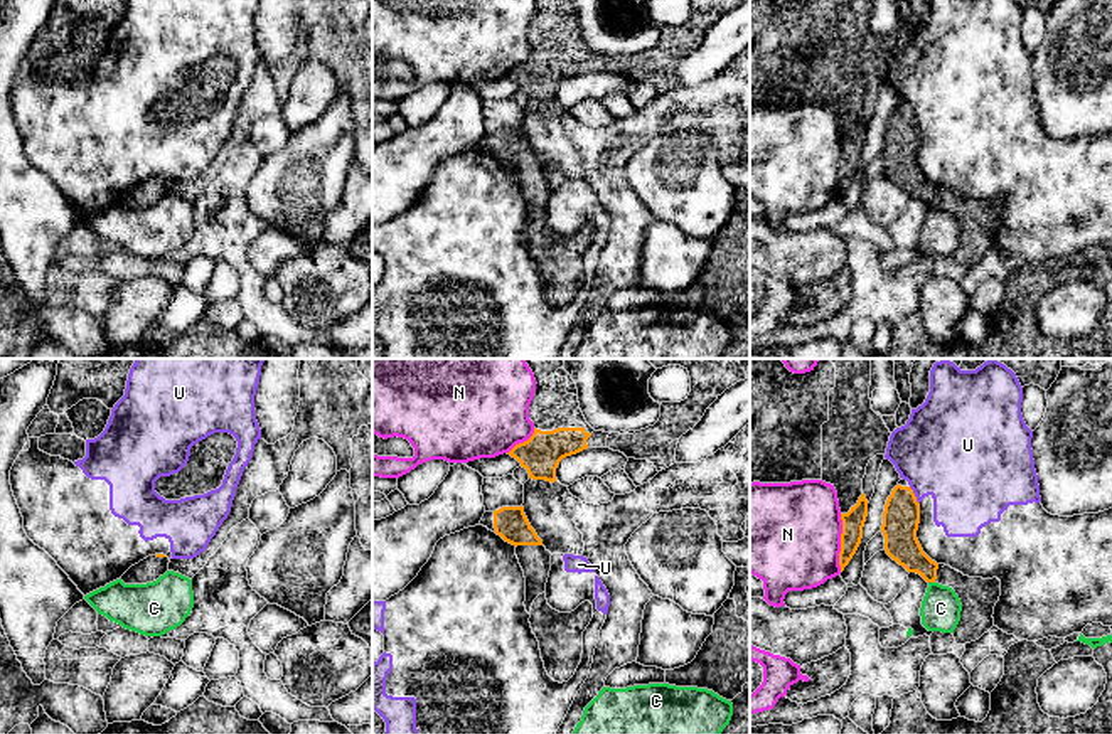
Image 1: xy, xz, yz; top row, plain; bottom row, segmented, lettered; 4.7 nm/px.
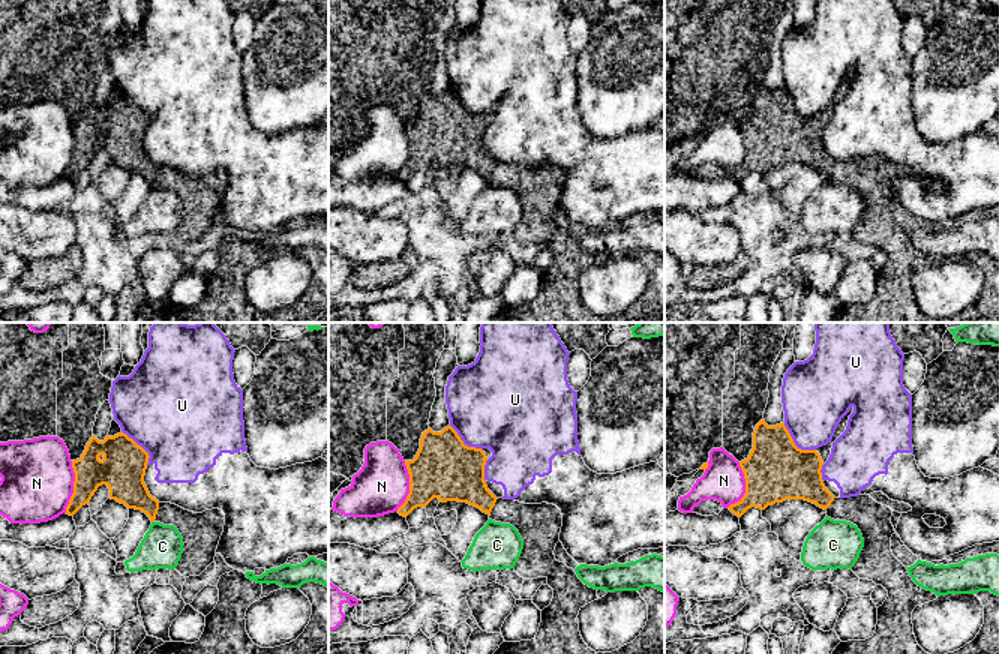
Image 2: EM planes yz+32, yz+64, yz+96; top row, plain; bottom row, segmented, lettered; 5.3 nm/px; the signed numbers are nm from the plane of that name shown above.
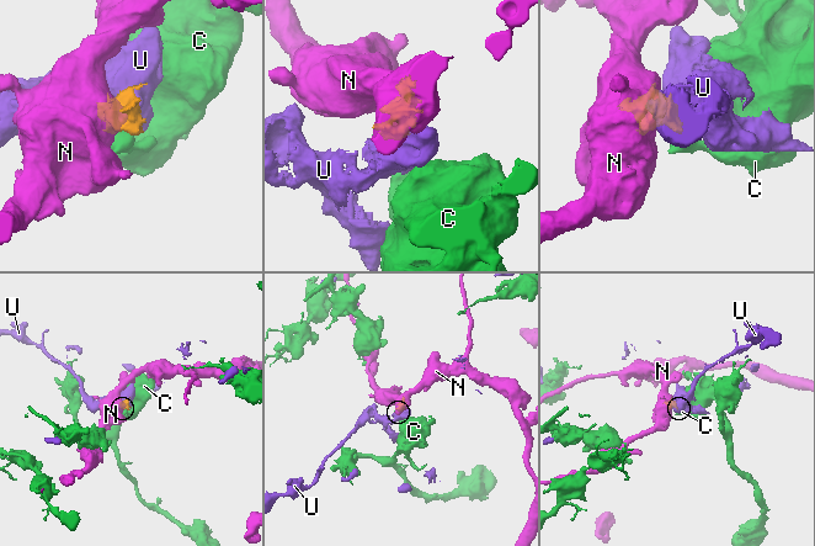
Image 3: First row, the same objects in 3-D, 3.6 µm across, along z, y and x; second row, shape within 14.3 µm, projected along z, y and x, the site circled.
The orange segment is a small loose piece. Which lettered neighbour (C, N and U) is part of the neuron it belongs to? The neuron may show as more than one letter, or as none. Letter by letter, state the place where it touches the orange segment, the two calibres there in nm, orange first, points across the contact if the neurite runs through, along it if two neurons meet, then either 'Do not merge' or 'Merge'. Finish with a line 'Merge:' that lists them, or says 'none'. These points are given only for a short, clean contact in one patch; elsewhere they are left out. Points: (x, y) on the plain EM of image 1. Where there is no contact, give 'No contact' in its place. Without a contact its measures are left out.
C: Touches orange at yz (932, 204). Thickness 160 nm (orange) against 190 nm. Boundary: yz (929, 204), (934, 206). Do not merge
N: Touches orange at yz (841, 165). Thickness 110 nm (orange) against 480 nm. Boundary: yz (839, 137), (841, 194). Do not merge
U: Touches orange at yz (914, 118). Thickness 180 nm (orange) against 440 nm. Do not merge
Merge: none

